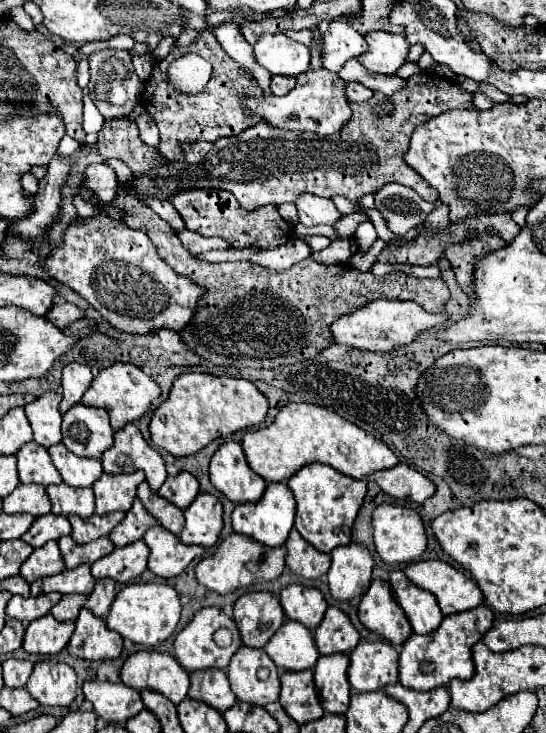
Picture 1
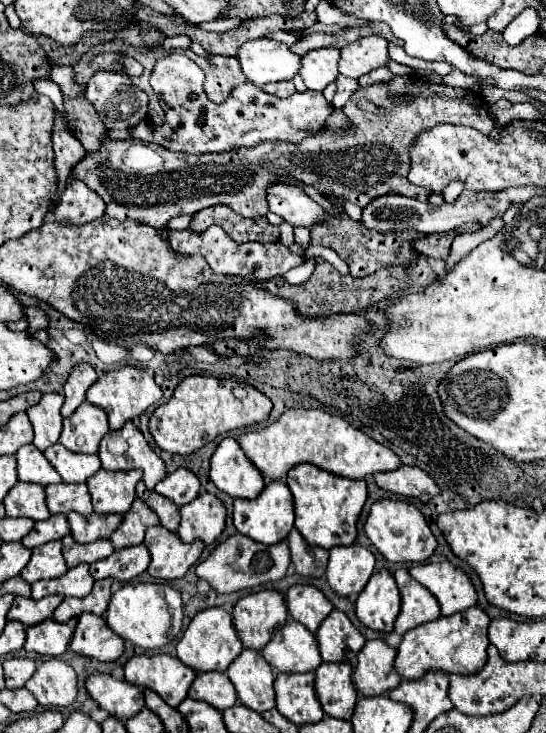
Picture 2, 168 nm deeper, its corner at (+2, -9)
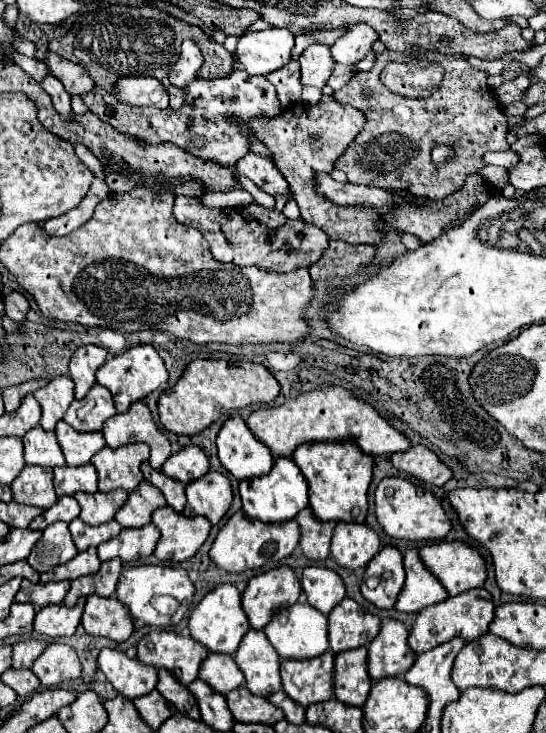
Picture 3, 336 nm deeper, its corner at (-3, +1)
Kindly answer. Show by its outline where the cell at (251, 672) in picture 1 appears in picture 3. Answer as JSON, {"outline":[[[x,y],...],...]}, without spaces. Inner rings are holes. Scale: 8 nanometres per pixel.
{"outline":[[[249,629],[249,633],[245,633],[235,653],[235,663],[243,671],[247,689],[253,695],[269,697],[281,689],[279,657],[263,631]]]}

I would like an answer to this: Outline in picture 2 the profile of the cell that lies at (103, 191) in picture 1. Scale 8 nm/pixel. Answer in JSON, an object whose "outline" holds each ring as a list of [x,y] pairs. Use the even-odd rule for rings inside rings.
{"outline":[[[70,179],[64,193],[60,195],[60,203],[54,209],[54,215],[56,215],[56,223],[80,225],[100,219],[104,211],[106,205],[98,193],[84,187],[82,181]]]}

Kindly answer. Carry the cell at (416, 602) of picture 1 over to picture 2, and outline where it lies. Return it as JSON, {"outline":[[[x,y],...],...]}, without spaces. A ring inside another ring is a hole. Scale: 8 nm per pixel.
{"outline":[[[400,567],[394,573],[394,579],[402,595],[402,607],[394,623],[394,633],[404,635],[416,625],[422,625],[440,617],[440,605],[436,603],[436,597],[432,597],[428,589],[420,587],[420,583],[416,583],[416,579],[408,575],[408,569]]]}

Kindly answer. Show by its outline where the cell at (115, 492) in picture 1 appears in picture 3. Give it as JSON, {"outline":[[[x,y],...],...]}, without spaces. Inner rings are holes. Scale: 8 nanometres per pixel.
{"outline":[[[145,443],[125,445],[121,449],[103,447],[95,457],[93,465],[99,475],[99,491],[109,493],[115,489],[123,489],[131,493],[141,481],[141,463],[149,459],[149,447]]]}

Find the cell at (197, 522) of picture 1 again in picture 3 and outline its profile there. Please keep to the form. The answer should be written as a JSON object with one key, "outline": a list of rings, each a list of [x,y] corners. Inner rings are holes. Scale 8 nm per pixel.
{"outline":[[[209,471],[205,477],[189,483],[185,491],[187,505],[183,509],[183,515],[203,515],[211,521],[211,525],[219,525],[219,521],[225,517],[233,501],[229,479],[217,471]]]}

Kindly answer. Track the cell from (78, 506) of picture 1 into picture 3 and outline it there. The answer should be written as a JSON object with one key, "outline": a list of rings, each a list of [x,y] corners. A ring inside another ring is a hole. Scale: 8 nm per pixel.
{"outline":[[[81,465],[81,467],[57,467],[53,469],[53,485],[59,497],[63,495],[75,495],[79,491],[83,493],[97,493],[97,471],[93,465]]]}

